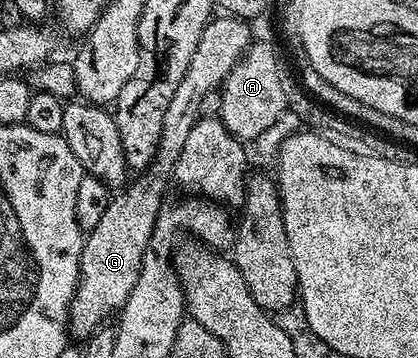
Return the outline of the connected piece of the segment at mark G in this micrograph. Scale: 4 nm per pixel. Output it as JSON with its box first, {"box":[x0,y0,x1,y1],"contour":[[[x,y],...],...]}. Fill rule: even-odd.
{"box":[67,16,253,339],"contour":[[[215,16],[208,22],[205,32],[201,32],[201,40],[197,40],[197,52],[193,52],[193,60],[189,60],[189,68],[185,76],[181,76],[181,84],[177,84],[169,100],[169,109],[165,111],[165,121],[161,124],[161,140],[153,160],[147,165],[146,171],[136,177],[139,179],[135,183],[132,181],[112,197],[105,213],[101,215],[101,224],[97,224],[97,228],[86,235],[79,261],[79,287],[75,289],[73,300],[67,308],[67,328],[72,339],[90,338],[94,330],[108,321],[110,314],[111,317],[118,315],[125,300],[129,300],[129,292],[133,292],[133,284],[137,284],[137,276],[141,272],[143,253],[151,239],[151,229],[155,227],[159,211],[165,205],[163,193],[172,185],[177,156],[181,156],[181,148],[185,148],[189,128],[193,128],[193,124],[200,119],[201,96],[222,87],[229,72],[251,45],[253,35],[247,26],[250,25],[244,19],[234,16]]]}

